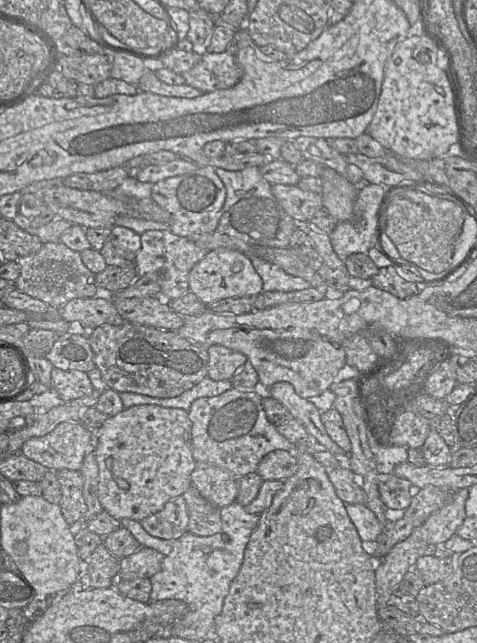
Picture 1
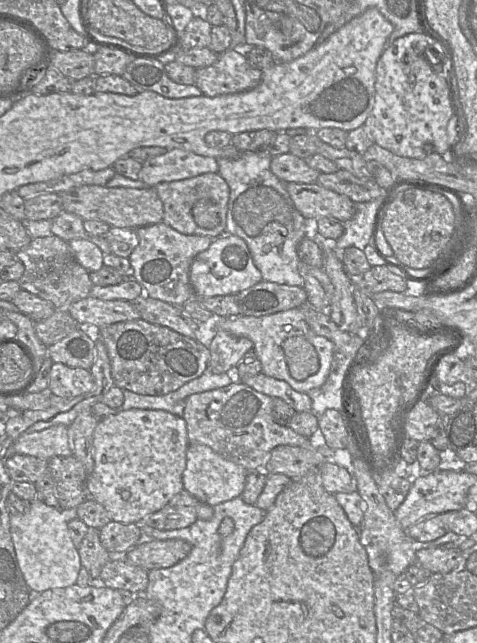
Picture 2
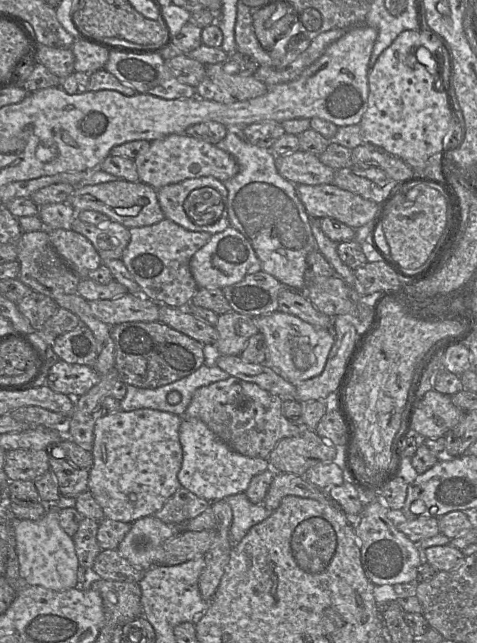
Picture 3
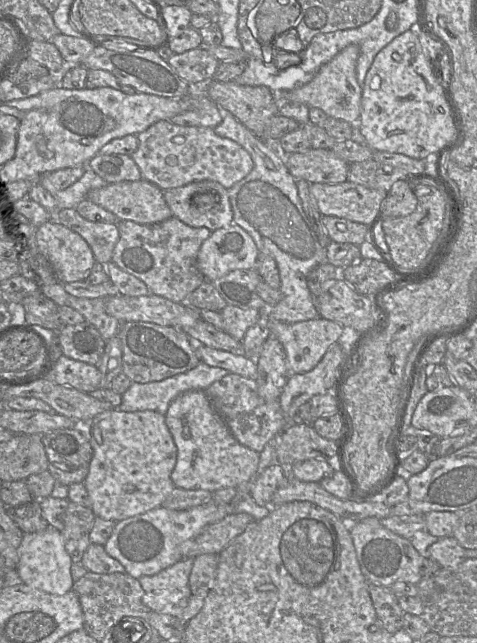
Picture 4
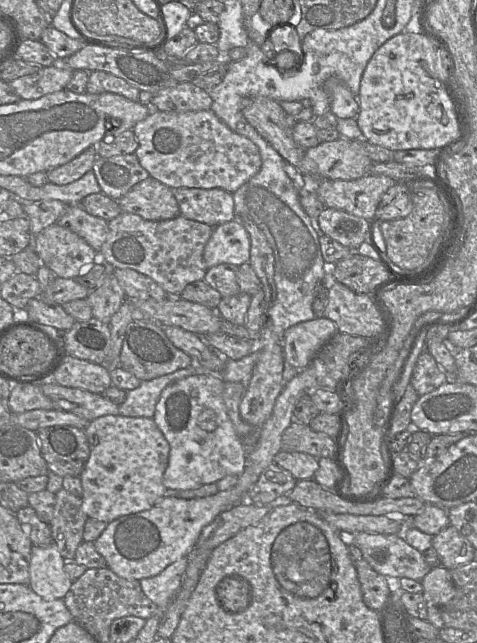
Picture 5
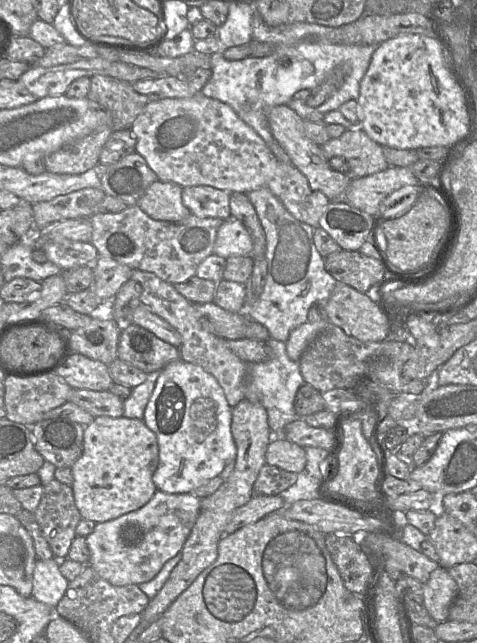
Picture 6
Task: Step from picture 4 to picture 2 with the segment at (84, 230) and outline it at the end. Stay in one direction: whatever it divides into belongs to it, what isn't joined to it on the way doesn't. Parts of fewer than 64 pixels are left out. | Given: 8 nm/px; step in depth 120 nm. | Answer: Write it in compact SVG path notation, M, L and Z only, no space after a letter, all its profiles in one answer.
M110 227L102 235L89 237L103 254L113 254L122 258L129 258L139 243L136 229L129 228Z

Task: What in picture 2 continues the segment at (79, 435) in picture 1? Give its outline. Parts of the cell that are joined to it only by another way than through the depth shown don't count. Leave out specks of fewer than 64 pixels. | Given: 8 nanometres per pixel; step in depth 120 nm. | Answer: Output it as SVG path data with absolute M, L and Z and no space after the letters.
M54 425L38 432L22 434L13 445L14 453L50 460L55 456L71 456L68 427Z

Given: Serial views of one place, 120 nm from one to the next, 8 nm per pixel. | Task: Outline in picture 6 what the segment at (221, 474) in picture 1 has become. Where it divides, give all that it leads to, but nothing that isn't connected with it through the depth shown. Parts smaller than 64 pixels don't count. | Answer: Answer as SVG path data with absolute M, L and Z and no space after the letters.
M179 359L169 363L162 369L154 387L153 393L146 406L143 418L146 426L155 433L159 447L159 464L152 477L153 483L155 484L157 490L169 494L193 493L195 489L207 483L212 478L218 476L223 471L228 462L236 459L237 448L231 432L232 409L233 408L231 408L229 405L224 391L218 381L213 375L206 372L201 366Z

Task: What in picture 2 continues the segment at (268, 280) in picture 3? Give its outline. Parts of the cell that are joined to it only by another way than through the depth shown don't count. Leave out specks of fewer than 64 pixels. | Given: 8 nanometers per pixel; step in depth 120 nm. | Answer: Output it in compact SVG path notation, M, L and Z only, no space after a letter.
M261 280L236 294L242 316L260 317L296 308L307 303L303 287Z

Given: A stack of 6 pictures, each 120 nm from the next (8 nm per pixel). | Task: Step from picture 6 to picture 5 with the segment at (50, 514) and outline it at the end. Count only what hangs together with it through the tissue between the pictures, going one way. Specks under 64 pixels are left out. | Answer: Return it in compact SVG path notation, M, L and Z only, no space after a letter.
M63 488L55 494L54 512L49 527L53 541L65 561L74 561L76 550L83 542L87 518L81 498Z

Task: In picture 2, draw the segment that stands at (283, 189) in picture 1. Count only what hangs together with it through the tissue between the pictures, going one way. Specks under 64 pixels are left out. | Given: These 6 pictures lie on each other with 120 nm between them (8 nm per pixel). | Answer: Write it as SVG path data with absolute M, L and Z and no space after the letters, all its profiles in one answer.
M285 183L285 188L296 209L310 223L321 217L348 222L356 213L356 204L349 197L317 183Z

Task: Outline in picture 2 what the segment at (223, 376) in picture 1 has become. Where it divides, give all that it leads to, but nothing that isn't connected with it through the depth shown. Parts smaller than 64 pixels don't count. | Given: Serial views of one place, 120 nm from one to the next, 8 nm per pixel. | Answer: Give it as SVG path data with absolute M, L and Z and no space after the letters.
M213 329L209 345L209 369L215 374L232 373L246 352L253 349L253 342L221 329Z

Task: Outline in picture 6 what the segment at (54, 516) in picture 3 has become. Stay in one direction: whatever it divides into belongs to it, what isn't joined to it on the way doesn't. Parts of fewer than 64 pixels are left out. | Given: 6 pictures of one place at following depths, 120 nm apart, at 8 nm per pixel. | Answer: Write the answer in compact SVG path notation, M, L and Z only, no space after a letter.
M54 557L46 561L37 560L33 572L32 597L51 607L57 606L69 583L59 571L59 561Z

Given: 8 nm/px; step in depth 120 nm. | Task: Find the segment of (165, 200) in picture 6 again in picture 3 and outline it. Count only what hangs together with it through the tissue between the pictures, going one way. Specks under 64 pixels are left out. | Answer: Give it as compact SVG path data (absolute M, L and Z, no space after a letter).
M119 179L98 185L75 187L65 203L70 204L77 212L93 210L105 214L111 221L115 221L128 229L150 226L165 218L159 205L157 190L141 181L128 182Z

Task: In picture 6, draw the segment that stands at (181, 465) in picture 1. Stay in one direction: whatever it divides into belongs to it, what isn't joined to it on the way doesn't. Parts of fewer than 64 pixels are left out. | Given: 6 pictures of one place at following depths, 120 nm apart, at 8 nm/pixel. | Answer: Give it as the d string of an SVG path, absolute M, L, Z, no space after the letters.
M96 417L85 427L83 453L71 467L74 501L82 519L97 524L143 507L157 491L152 477L158 464L157 438L143 419Z

